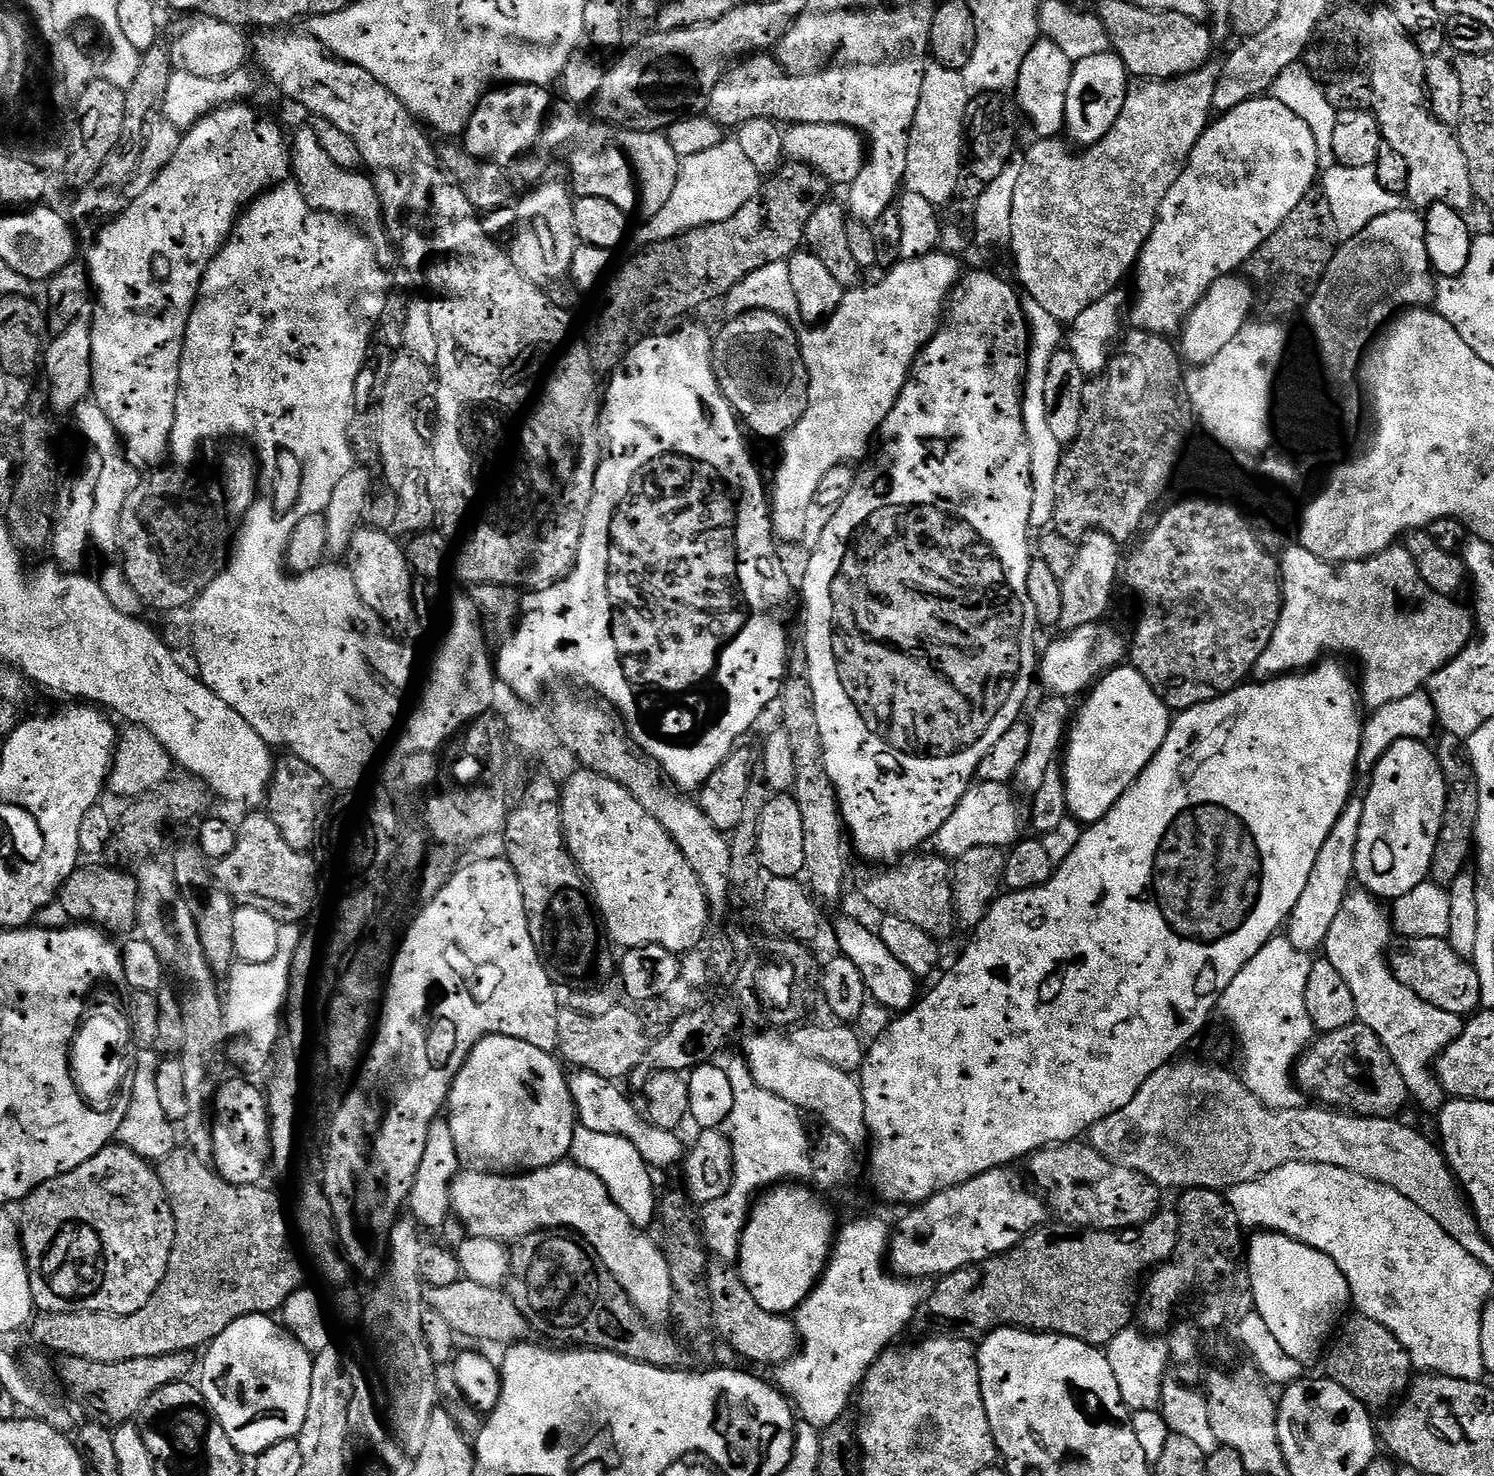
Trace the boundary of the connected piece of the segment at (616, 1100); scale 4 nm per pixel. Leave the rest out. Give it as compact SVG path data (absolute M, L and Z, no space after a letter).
M577 1071L574 1076L574 1095L576 1097L576 1114L579 1123L586 1130L595 1130L597 1134L614 1134L634 1142L648 1163L649 1168L672 1168L681 1163L686 1156L686 1147L675 1132L665 1128L657 1128L636 1109L636 1104L620 1089L621 1085L615 1080L607 1080L593 1072Z

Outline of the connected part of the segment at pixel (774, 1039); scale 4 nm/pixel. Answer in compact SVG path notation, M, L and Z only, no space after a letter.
M764 1030L744 1044L749 1070L766 1092L774 1092L799 1110L821 1114L831 1131L842 1134L853 1144L869 1139L867 1110L861 1081L853 1074L838 1070L836 1066L812 1058L796 1045L791 1035L780 1030Z

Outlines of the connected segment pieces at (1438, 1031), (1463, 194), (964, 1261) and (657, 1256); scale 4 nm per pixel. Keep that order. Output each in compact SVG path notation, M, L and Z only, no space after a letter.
M1352 890L1342 902L1342 910L1338 910L1338 915L1334 918L1334 926L1330 926L1330 934L1324 939L1322 952L1330 962L1330 966L1334 966L1334 970L1338 970L1338 974L1342 974L1342 978L1346 978L1350 991L1356 999L1357 1021L1365 1024L1367 1028L1374 1030L1374 1034L1380 1036L1382 1046L1386 1046L1390 1058L1394 1058L1394 1062L1406 1082L1409 1097L1421 1109L1429 1108L1432 1114L1436 1114L1446 1103L1446 1093L1434 1071L1436 1058L1446 1046L1450 1046L1450 1042L1459 1038L1465 1021L1454 1014L1446 1014L1446 1010L1440 1010L1438 1006L1423 1000L1410 986L1406 986L1398 980L1392 973L1392 965L1386 955L1393 943L1392 936L1394 937L1394 925L1385 905L1367 890Z
M1392 24L1383 25L1375 43L1376 62L1372 65L1374 115L1380 123L1383 143L1406 158L1409 167L1407 203L1416 210L1427 210L1432 204L1448 204L1454 209L1465 210L1472 200L1474 204L1474 193L1470 166L1459 135L1437 120L1430 106L1420 104L1428 102L1427 87L1418 86L1418 82L1424 82L1424 53L1404 28Z
M1010 1166L995 1168L905 1211L908 1213L890 1236L891 1267L904 1278L949 1276L959 1268L1017 1248L1025 1236L1045 1227L1050 1220L1049 1205L1041 1195L1016 1185L1014 1171Z
M575 1162L551 1164L534 1172L519 1174L501 1174L499 1172L482 1172L479 1170L461 1171L452 1183L452 1206L455 1215L469 1228L469 1233L478 1238L491 1240L524 1240L543 1228L548 1230L568 1230L572 1228L583 1239L598 1250L598 1254L606 1262L606 1266L618 1278L618 1282L626 1290L626 1294L634 1302L638 1311L653 1322L669 1319L676 1298L675 1286L672 1284L670 1266L663 1247L660 1248L647 1236L645 1229L638 1225L616 1203L615 1197L598 1173L591 1172Z

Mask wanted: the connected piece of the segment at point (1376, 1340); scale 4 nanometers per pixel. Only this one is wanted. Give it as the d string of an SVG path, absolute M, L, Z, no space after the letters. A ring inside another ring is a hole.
M1352 1314L1339 1325L1333 1335L1322 1360L1327 1379L1342 1386L1354 1398L1358 1398L1369 1410L1375 1408L1391 1409L1408 1391L1414 1379L1414 1365L1410 1354L1374 1318ZM1352 1316L1352 1317L1351 1317Z

